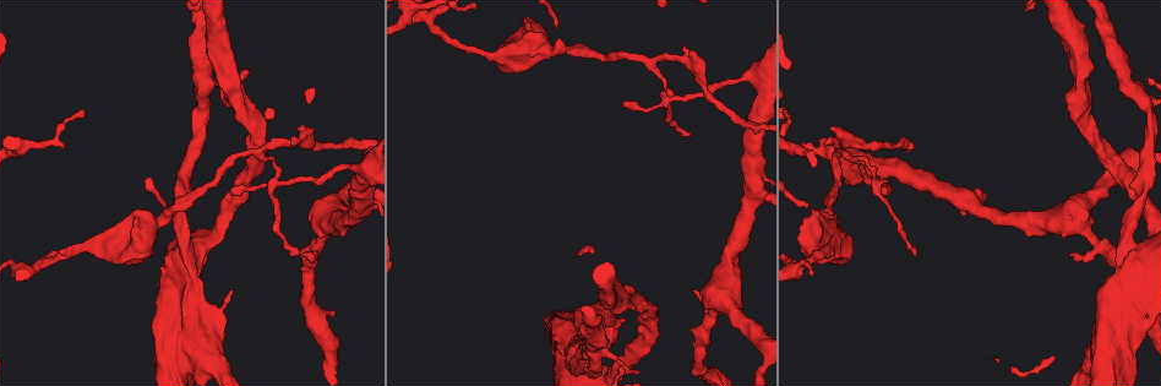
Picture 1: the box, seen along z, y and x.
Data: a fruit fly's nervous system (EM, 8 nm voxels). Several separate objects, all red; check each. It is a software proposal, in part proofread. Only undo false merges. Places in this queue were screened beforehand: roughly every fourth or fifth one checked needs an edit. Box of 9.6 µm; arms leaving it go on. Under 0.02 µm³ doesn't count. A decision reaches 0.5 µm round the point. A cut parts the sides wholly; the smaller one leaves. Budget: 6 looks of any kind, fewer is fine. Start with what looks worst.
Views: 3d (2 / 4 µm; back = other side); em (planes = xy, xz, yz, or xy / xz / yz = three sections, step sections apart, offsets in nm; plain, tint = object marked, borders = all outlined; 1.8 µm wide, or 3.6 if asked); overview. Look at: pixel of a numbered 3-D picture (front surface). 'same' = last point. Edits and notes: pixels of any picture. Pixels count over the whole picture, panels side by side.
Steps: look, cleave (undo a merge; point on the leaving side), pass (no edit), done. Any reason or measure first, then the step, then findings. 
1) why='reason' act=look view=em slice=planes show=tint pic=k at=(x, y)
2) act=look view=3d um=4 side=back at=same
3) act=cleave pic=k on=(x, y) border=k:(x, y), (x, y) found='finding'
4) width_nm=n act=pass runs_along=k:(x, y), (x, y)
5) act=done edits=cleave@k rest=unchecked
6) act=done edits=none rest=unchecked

why='abrupt turn' act=look view=3d um=2 pic=1 at=(668, 97)

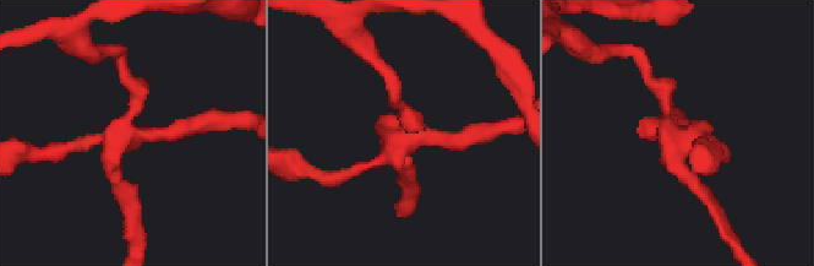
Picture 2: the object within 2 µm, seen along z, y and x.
why='shape alone is not enough' act=look view=em slice=planes show=plain pic=2 at=(411, 134)

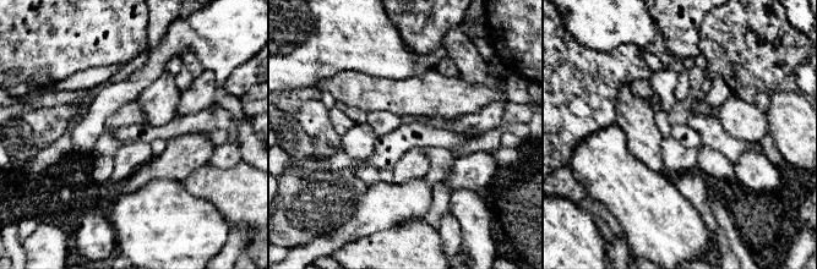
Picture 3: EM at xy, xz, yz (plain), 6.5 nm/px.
act=look view=em slice=planes show=tint at=same

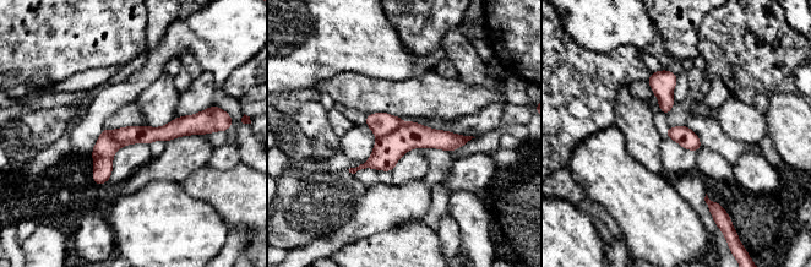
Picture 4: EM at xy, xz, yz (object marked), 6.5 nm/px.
act=cleave pic=4 on=(381, 124) found='a second neuron is stuck on'

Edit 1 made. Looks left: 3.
why='a narrow waist' act=look view=3d um=2 pic=1 at=(206, 87)

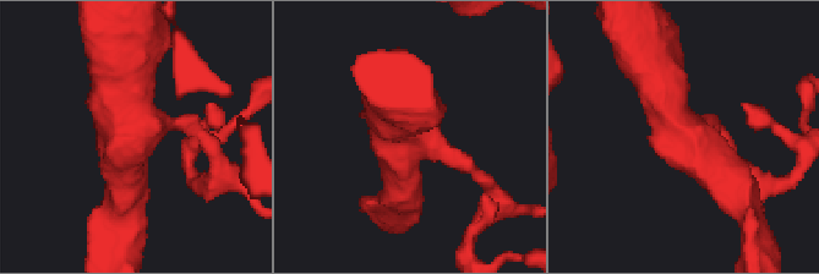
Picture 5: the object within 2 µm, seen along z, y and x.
arms=3 why='need the tissue' act=look view=em slice=yz step=16 show=tint pic=5 at=(401, 136)

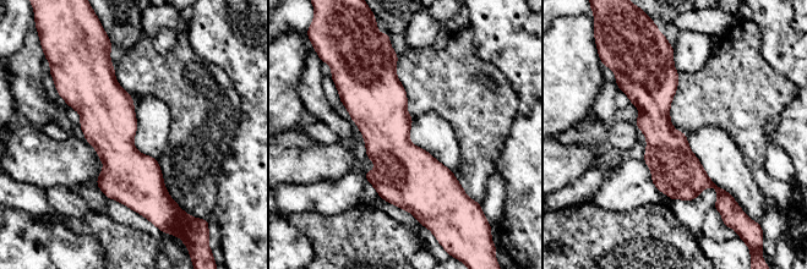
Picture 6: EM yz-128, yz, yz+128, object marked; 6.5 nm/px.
act=look view=em slice=xy step=16 show=borders at=same

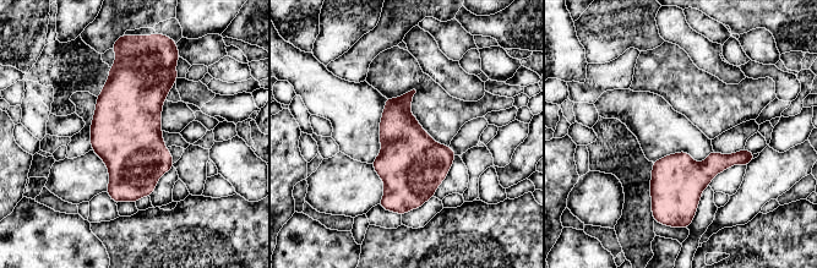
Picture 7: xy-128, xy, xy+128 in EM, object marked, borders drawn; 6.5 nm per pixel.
width_nm=400 act=pass found='all the same neuron'

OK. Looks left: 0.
act=done edits=cleave@4 rest=unchecked

